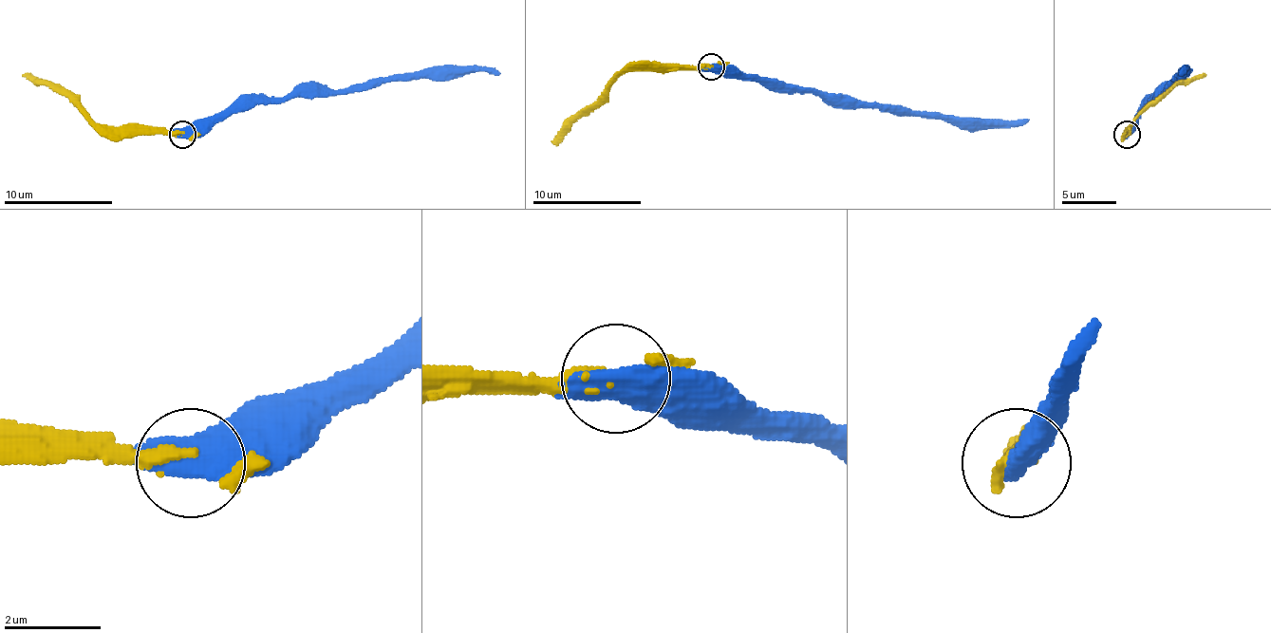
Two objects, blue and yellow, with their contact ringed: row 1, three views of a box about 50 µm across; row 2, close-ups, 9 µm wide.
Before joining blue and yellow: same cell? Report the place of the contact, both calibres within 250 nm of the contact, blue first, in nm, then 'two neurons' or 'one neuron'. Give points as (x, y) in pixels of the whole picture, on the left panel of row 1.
place (182, 134); calibres 550 and 170 nm; one neuron

